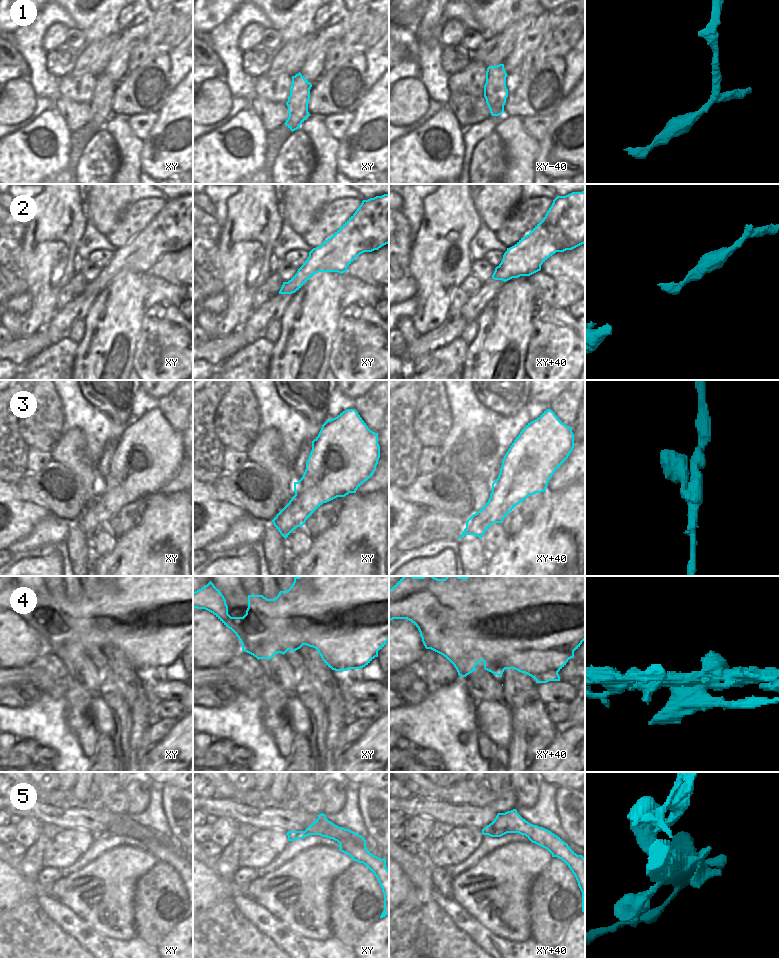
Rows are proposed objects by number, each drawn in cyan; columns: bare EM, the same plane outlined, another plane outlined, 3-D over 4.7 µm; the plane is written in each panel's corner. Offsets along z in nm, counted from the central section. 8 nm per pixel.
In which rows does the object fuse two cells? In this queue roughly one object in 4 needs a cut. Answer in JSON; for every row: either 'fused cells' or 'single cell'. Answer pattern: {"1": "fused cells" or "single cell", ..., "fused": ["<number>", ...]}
{"1": "fused cells", "2": "single cell", "3": "single cell", "4": "fused cells", "5": "single cell", "fused": ["1", "4"]}

